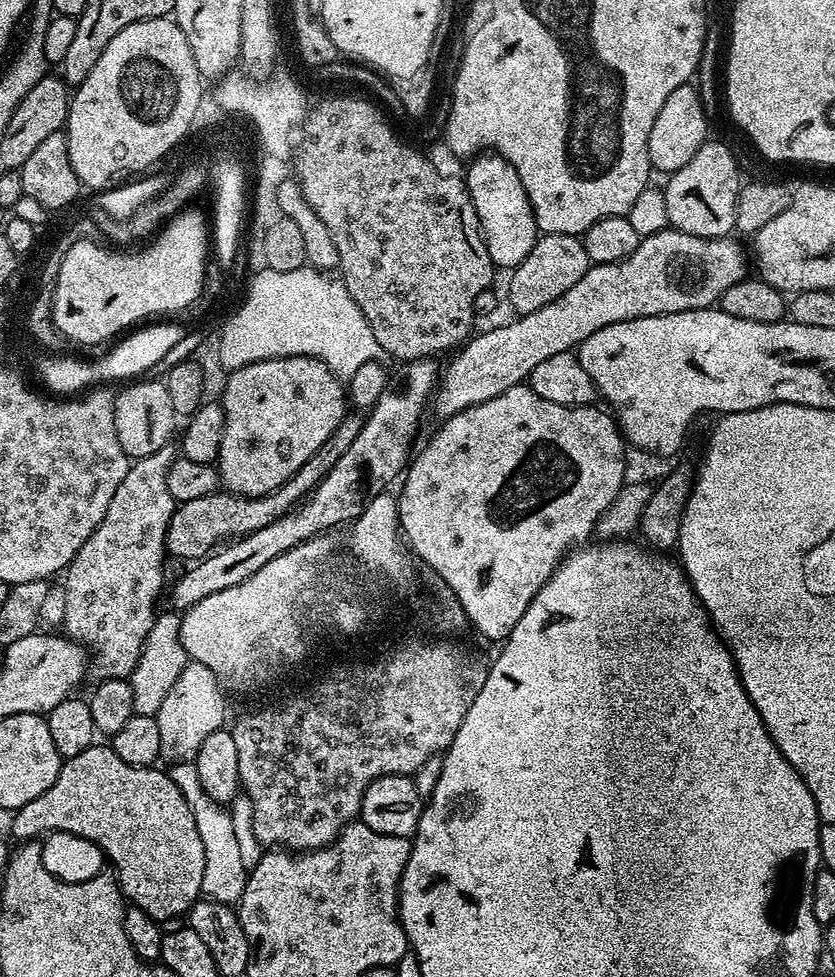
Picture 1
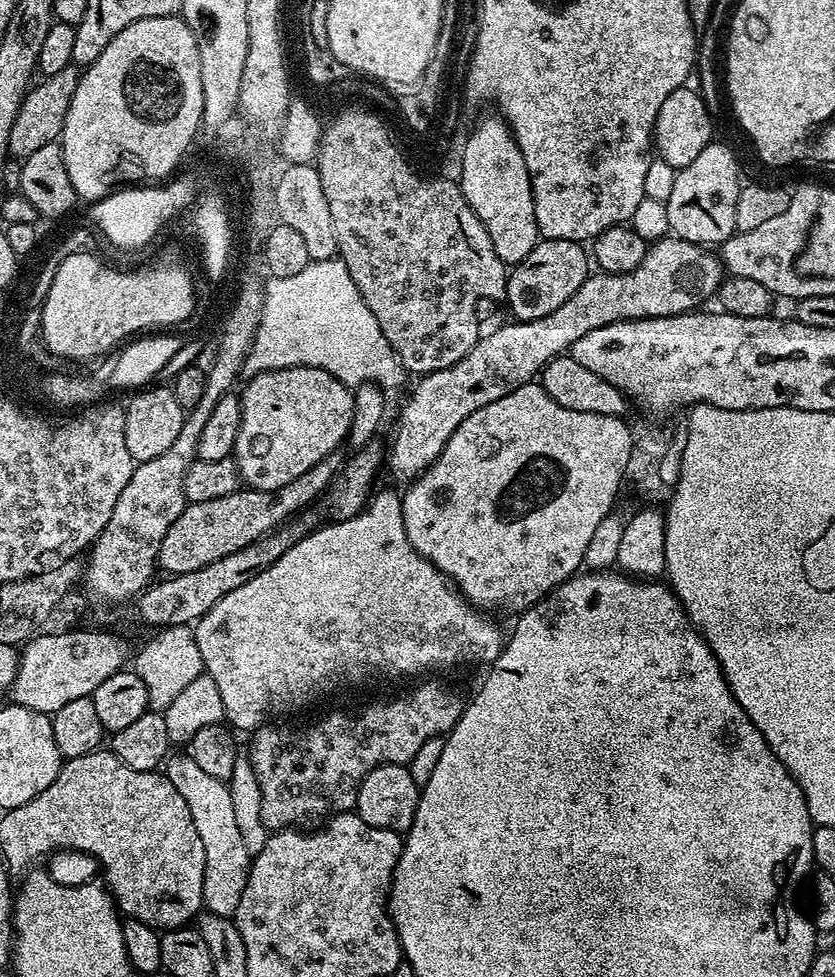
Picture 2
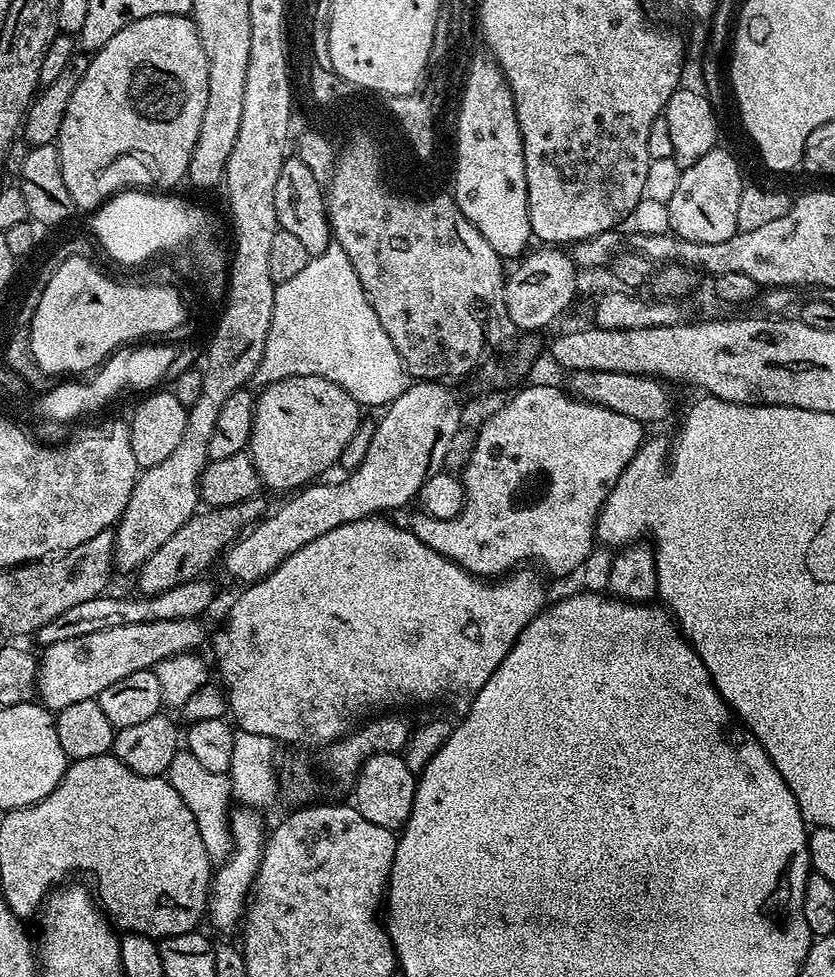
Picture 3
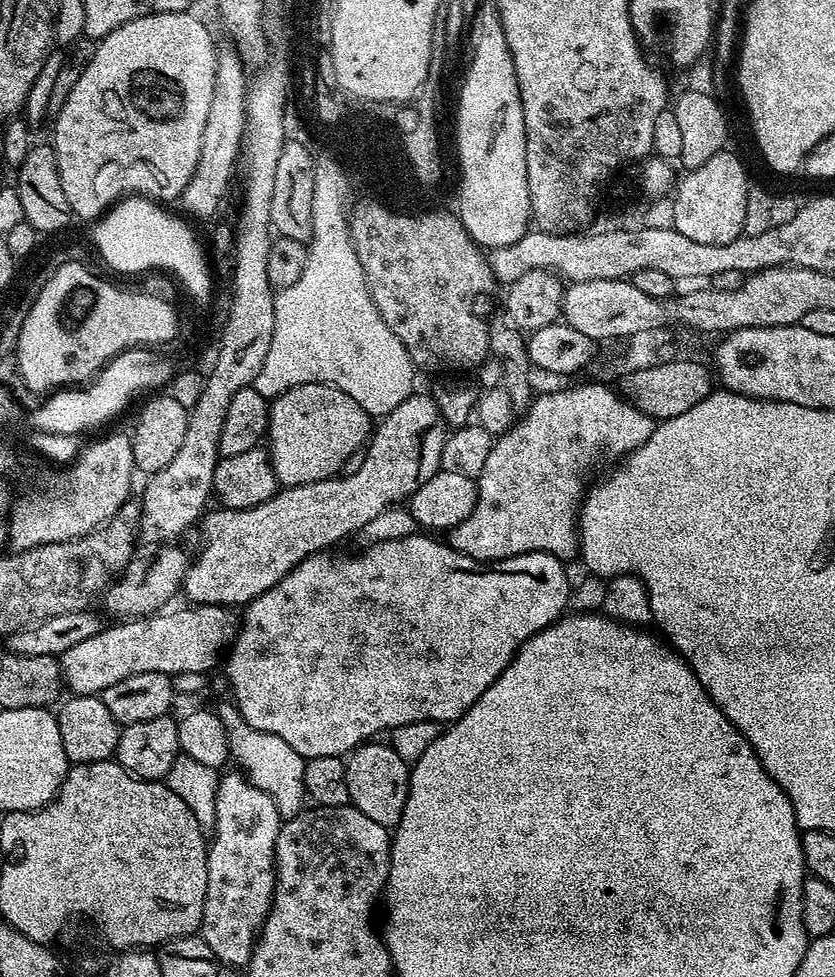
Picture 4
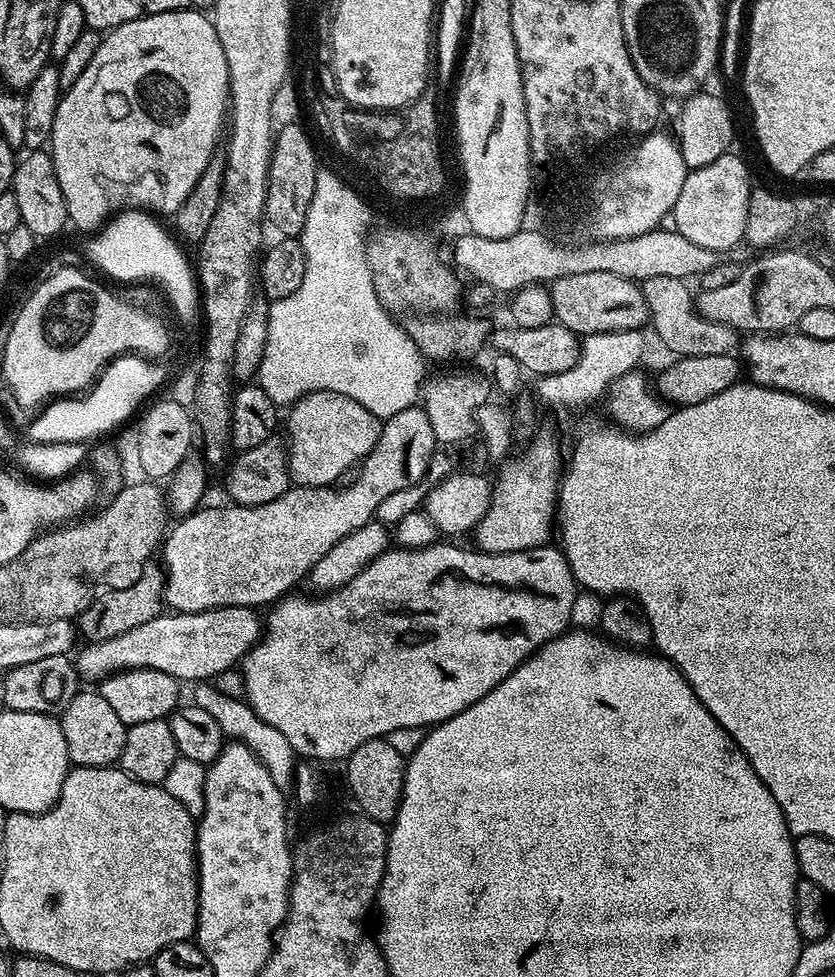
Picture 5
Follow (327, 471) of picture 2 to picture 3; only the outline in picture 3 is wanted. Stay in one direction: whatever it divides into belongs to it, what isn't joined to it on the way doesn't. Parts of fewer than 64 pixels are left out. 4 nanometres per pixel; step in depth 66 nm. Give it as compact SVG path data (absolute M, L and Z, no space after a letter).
M255 495L234 506L197 511L195 516L178 526L178 530L174 530L174 534L170 534L170 538L166 538L166 542L162 542L162 546L158 546L158 550L154 550L154 554L150 554L150 558L135 573L135 591L142 596L153 596L162 594L182 582L203 577L207 573L204 571L215 560L217 563L223 557L241 533L264 519L270 505L260 499L259 495Z

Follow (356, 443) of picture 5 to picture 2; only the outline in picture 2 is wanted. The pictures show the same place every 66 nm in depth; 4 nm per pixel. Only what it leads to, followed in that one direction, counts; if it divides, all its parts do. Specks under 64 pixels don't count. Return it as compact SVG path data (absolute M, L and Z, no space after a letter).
M294 366L263 372L251 377L247 383L244 392L239 393L240 425L234 453L236 469L247 487L278 490L286 486L286 482L294 482L298 474L306 474L314 462L322 462L322 458L337 451L347 441L354 417L354 392L349 385L338 382L334 374L310 366Z

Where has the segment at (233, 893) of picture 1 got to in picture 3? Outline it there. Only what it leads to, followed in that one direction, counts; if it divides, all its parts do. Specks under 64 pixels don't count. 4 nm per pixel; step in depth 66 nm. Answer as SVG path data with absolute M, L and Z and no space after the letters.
M181 750L174 754L166 779L170 782L170 786L174 786L174 790L178 790L182 802L190 806L194 814L194 822L198 822L198 834L202 834L206 854L214 862L223 862L232 851L230 809L233 807L234 799L229 777L223 772L206 770L206 766L201 766L198 758L194 758L194 754Z

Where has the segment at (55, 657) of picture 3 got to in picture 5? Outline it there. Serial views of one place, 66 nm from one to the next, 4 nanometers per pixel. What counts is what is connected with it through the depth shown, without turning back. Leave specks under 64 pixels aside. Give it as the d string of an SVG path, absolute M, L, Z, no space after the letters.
M226 606L211 608L201 612L165 611L159 616L150 618L143 626L134 626L134 630L126 630L126 634L118 634L118 638L106 638L95 642L85 643L80 657L75 657L76 671L85 681L99 682L105 676L115 672L127 672L129 668L153 668L162 670L162 674L170 674L177 682L208 682L226 670L236 668L248 655L253 646L260 643L262 635L262 620L255 608L242 606Z

